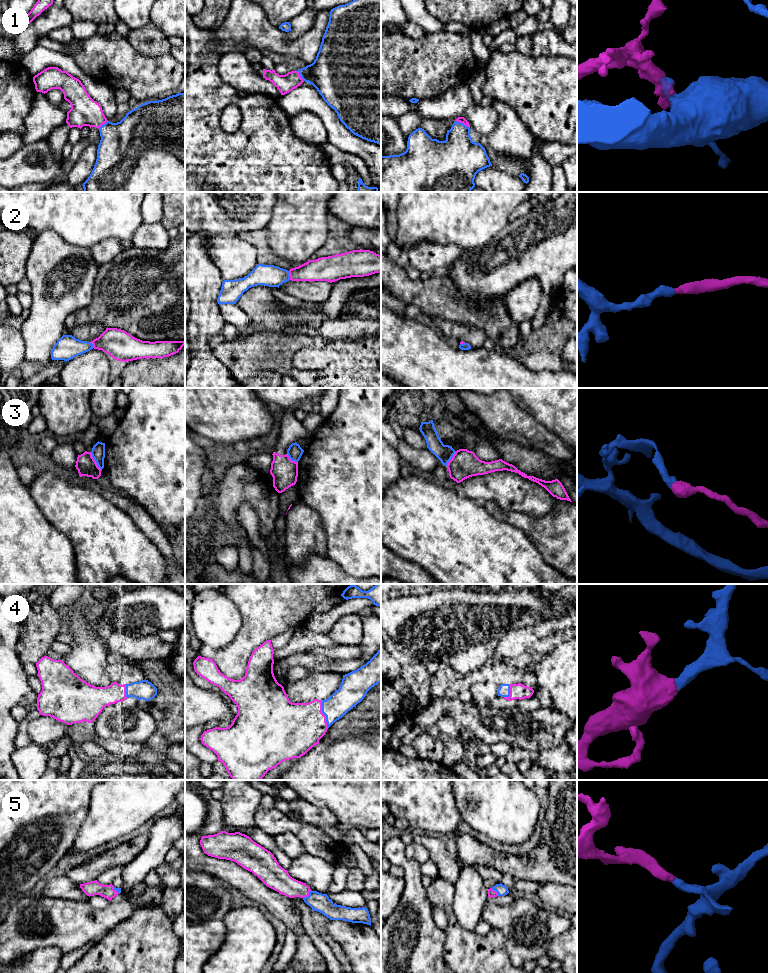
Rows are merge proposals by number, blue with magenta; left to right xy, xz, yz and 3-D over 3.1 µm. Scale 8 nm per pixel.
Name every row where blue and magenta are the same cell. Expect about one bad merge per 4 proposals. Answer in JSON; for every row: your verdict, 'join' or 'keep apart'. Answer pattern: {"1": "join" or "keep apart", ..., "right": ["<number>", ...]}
{"1": "join", "2": "join", "3": "keep apart", "4": "join", "5": "join", "right": ["1", "2", "4", "5"]}

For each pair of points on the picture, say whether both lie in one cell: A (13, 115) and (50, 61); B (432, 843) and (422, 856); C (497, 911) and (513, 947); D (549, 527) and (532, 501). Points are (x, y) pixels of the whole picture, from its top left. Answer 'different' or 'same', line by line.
A: different
B: different
C: same
D: different

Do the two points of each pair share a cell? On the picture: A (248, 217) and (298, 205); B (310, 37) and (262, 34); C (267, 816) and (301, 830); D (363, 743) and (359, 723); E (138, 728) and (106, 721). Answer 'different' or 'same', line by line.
A: different
B: same
C: same
D: different
E: same

